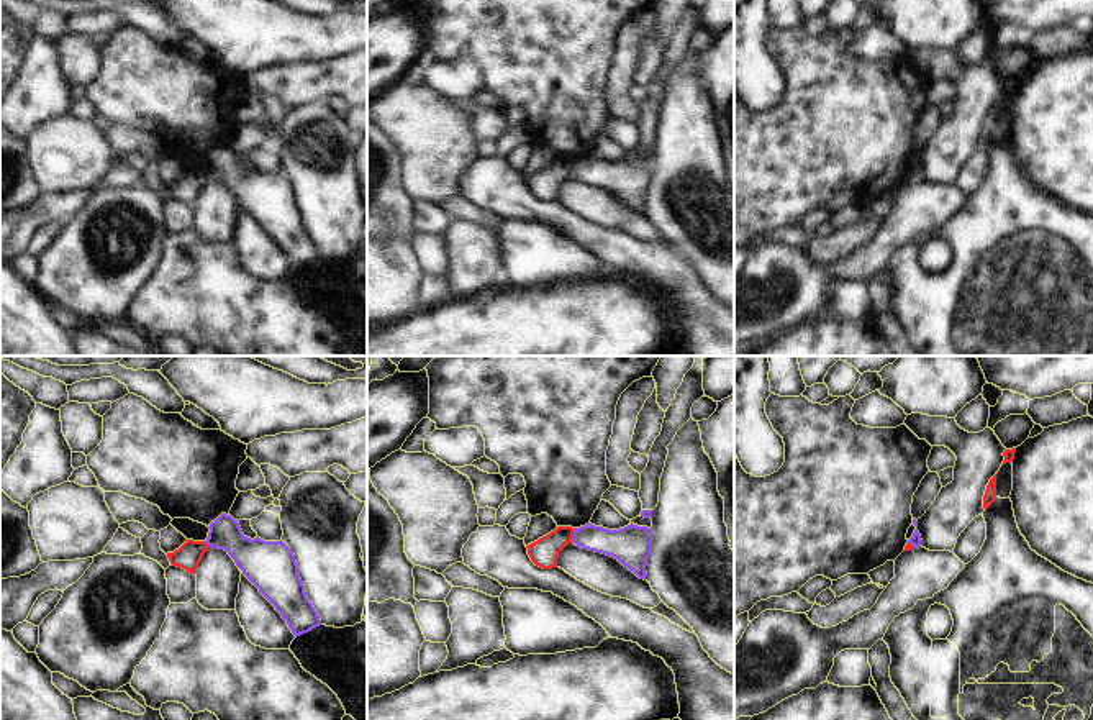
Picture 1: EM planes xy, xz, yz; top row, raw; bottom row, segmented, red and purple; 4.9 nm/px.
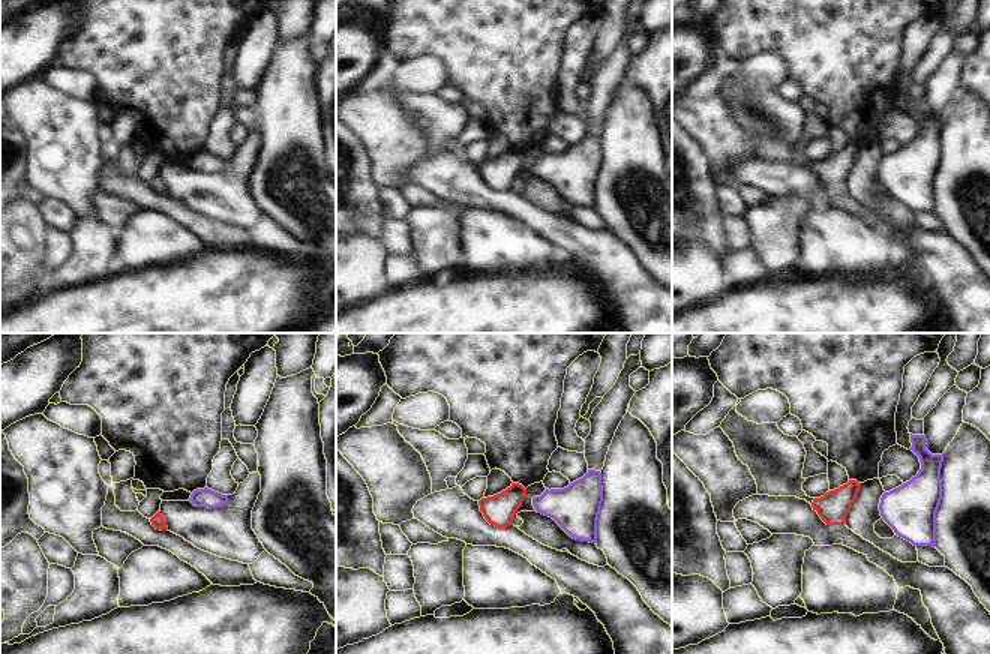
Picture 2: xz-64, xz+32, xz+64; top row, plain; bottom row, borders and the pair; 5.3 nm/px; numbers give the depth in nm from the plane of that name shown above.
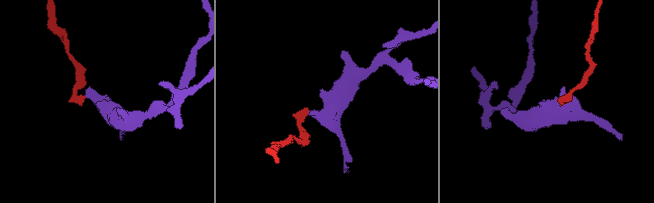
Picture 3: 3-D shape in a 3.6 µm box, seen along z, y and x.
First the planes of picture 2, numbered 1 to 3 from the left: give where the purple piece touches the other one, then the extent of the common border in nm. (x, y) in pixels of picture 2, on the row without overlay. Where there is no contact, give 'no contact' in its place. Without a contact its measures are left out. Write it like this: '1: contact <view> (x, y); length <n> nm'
1: no contact
2: no contact
3: no contact

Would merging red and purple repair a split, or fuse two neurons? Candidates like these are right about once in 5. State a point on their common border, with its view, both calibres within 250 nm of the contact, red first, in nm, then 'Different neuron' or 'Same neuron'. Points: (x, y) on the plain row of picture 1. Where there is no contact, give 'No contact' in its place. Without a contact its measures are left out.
Touches red at xz (572, 168). Thickness 140 nm (red) against 150 nm. Different neuron

